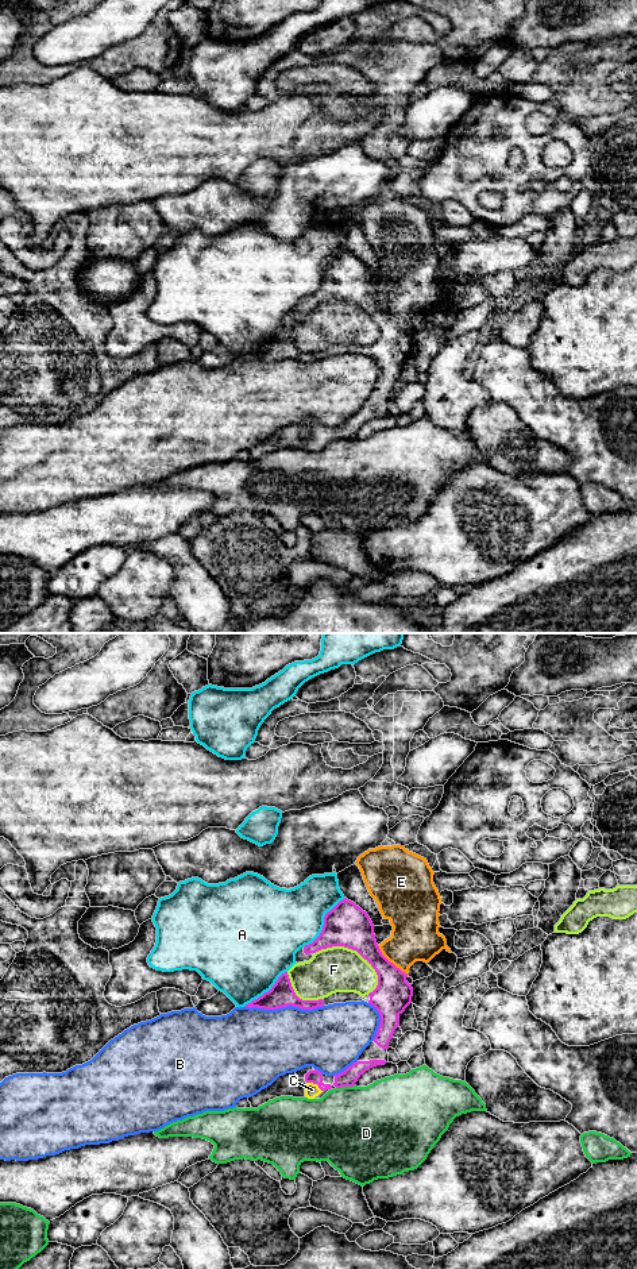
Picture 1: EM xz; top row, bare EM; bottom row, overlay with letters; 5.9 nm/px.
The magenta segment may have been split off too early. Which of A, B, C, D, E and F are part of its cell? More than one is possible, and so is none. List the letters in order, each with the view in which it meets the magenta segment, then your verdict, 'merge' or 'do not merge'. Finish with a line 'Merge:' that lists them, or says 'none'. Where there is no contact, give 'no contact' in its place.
A: meets magenta in xz; do not merge
B: meets magenta in xz; do not merge
C: meets magenta in xz; merge
D: meets magenta in xz; do not merge
E: meets magenta in xz; do not merge
F: meets magenta in xz; do not merge
Merge: C

